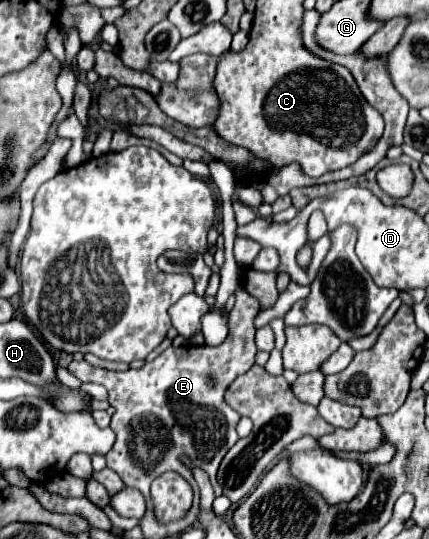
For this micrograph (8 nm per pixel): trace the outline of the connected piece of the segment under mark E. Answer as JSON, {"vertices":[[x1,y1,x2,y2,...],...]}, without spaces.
{"vertices":[[237,287,235,305,229,319,229,337,219,347,209,345,183,345,169,347,151,363,145,363,141,369,127,371,107,371,89,365,87,361,71,361,69,371,83,383,103,385,115,407,115,417,111,419,111,429,117,435,113,449,107,453,107,467,115,471,127,487,139,489,147,503,151,503,149,485,155,477,165,471,175,471,183,479,193,479,191,471,179,461,181,455,187,455,197,467,205,469,215,497,221,495,221,487,215,479,217,467,225,453,237,443,237,421,239,415,233,411,225,399,225,389,243,373,247,373,255,363,255,327,253,317,259,313,257,299]]}

